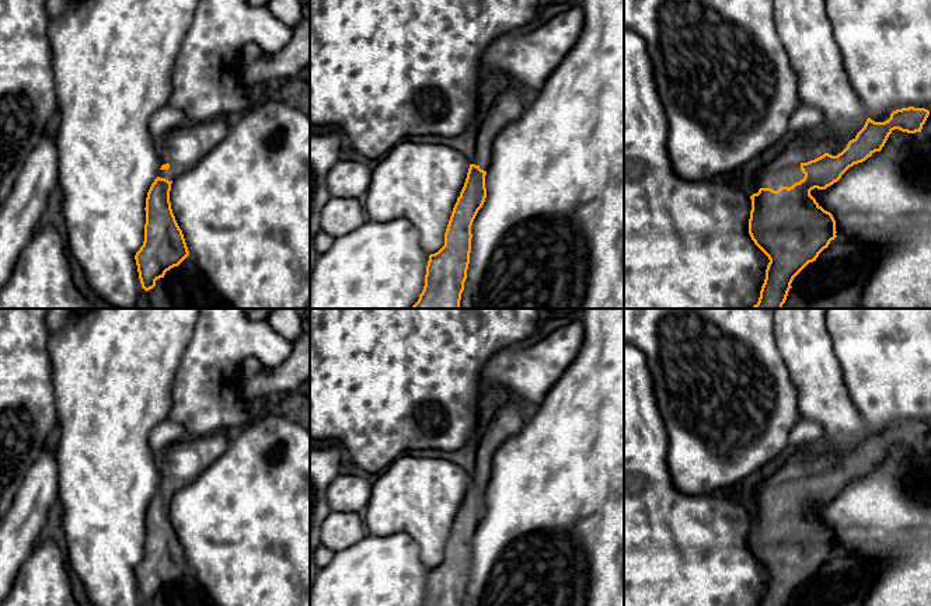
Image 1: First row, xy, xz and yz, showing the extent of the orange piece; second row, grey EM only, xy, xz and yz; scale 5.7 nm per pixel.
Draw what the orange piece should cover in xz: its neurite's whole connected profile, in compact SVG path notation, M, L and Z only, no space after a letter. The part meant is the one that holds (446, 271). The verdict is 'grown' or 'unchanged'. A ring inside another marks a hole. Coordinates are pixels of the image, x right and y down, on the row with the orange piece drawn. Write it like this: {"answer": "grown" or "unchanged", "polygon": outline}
{"answer": "grown", "polygon": "M509 83L501 90L494 105L481 114L475 139L475 153L464 187L453 208L444 245L429 255L425 286L412 309L460 309L471 252L471 226L487 198L485 175L492 159L492 147L499 132L523 115L520 91Z"}

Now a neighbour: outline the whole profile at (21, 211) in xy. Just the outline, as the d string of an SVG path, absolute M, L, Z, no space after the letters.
M45 133L27 157L13 191L0 209L0 289L38 229L48 198L57 185L57 149Z

